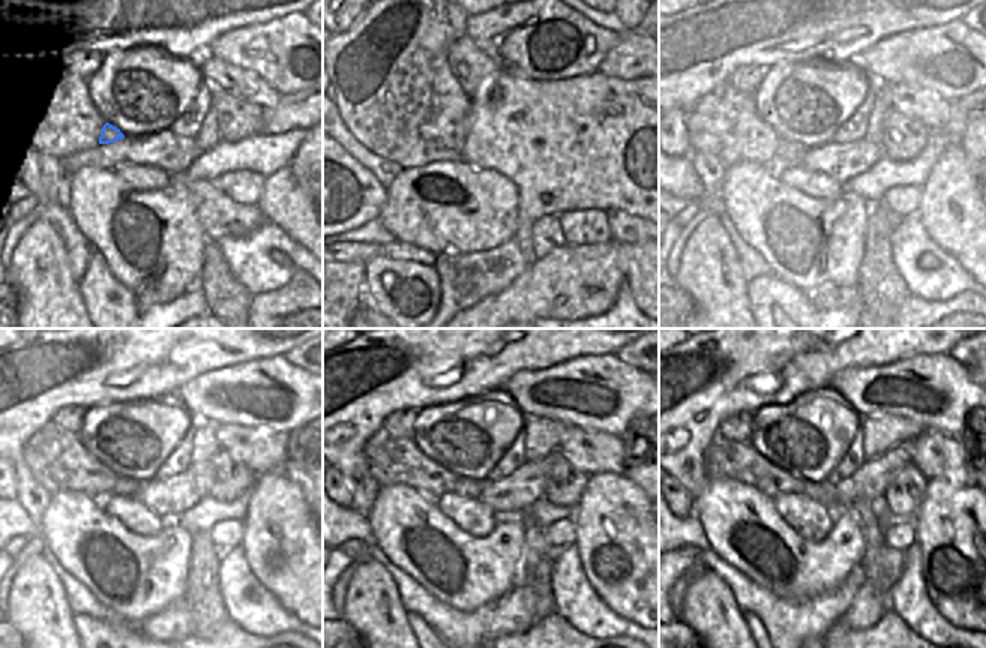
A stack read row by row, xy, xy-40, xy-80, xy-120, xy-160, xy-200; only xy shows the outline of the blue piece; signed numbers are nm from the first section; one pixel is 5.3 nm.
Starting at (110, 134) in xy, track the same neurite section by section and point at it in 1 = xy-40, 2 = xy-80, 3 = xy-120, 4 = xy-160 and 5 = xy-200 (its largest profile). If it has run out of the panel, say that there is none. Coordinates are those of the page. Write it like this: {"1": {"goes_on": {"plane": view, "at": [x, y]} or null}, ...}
{"1": {"goes_on": {"plane": "xy-40", "at": [450, 143]}}, "2": {"goes_on": {"plane": "xy-80", "at": [790, 153]}}, "3": {"goes_on": {"plane": "xy-120", "at": [123, 486]}}, "4": {"goes_on": {"plane": "xy-160", "at": [465, 488]}}, "5": {"goes_on": {"plane": "xy-200", "at": [821, 492]}}}

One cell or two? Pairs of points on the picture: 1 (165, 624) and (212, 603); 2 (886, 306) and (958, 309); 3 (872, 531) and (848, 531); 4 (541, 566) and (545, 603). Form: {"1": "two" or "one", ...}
{"1": "two", "2": "two", "3": "two", "4": "one"}

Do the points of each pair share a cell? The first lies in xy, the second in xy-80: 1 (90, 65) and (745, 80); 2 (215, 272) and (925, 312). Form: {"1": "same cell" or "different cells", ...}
{"1": "same cell", "2": "different cells"}

